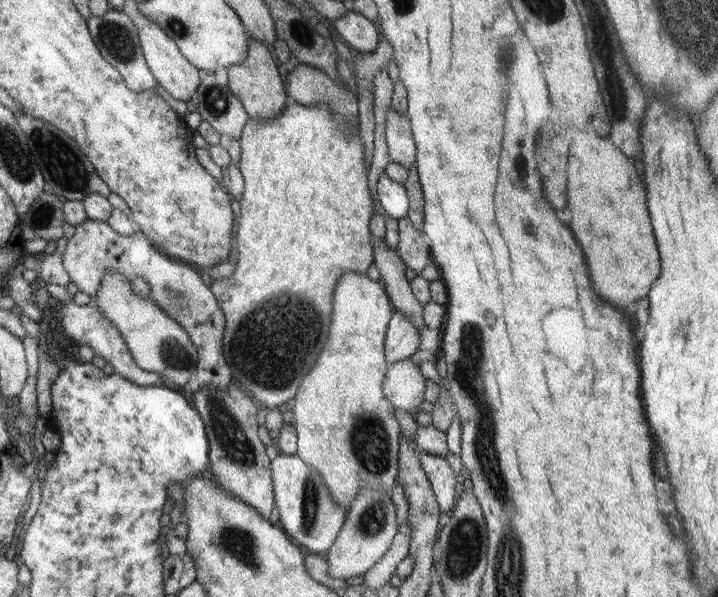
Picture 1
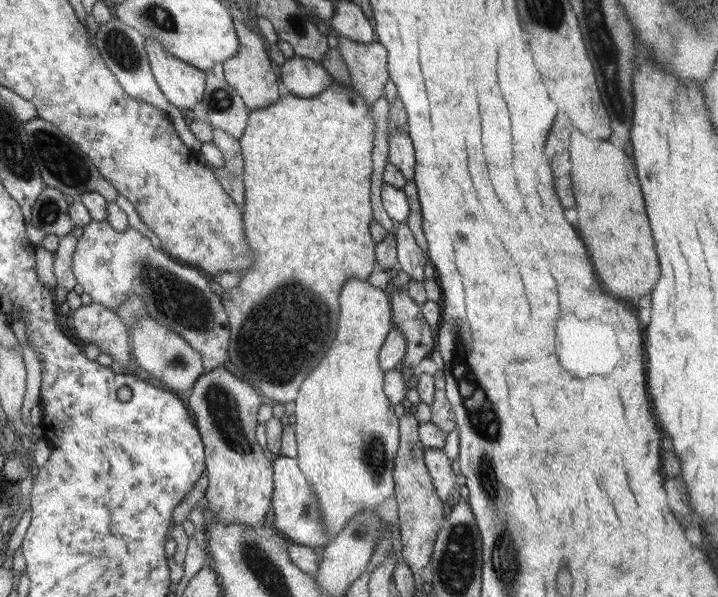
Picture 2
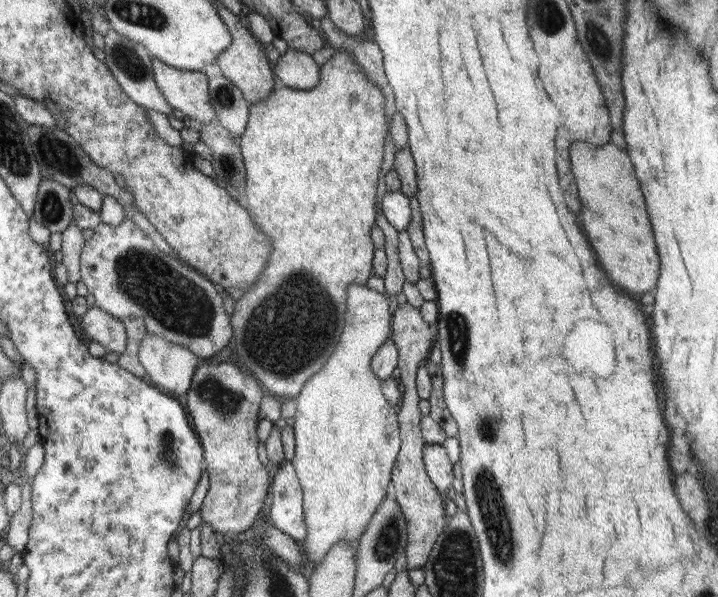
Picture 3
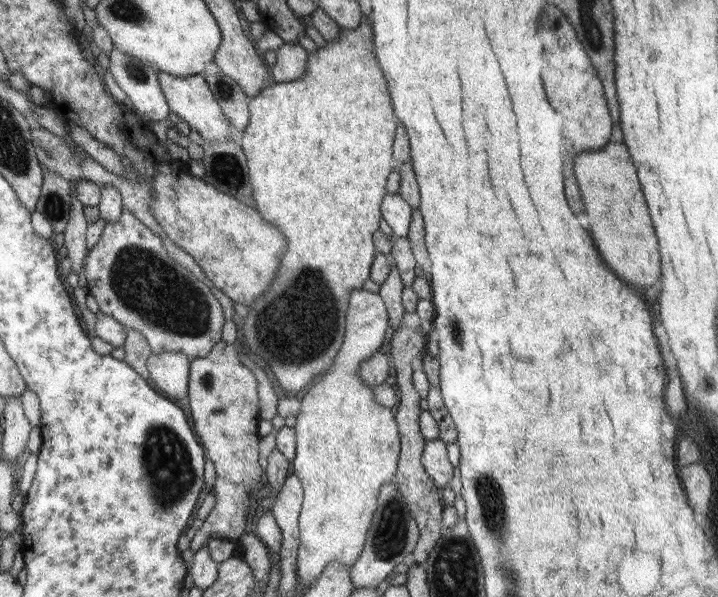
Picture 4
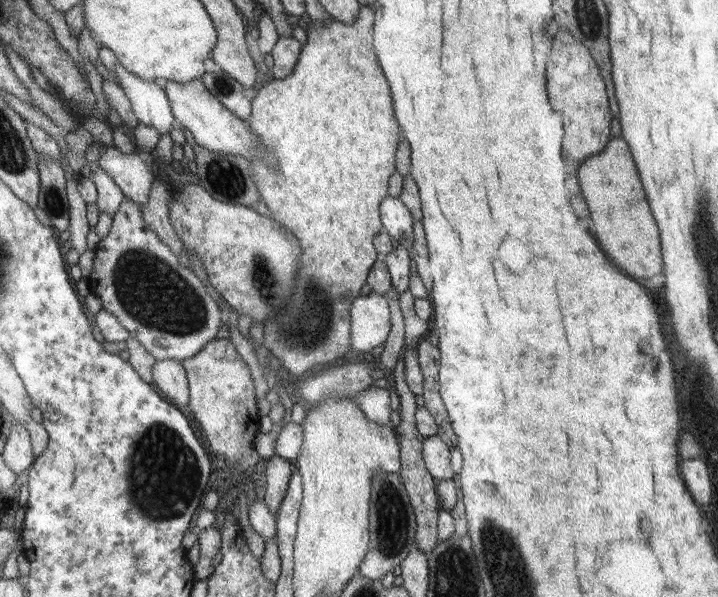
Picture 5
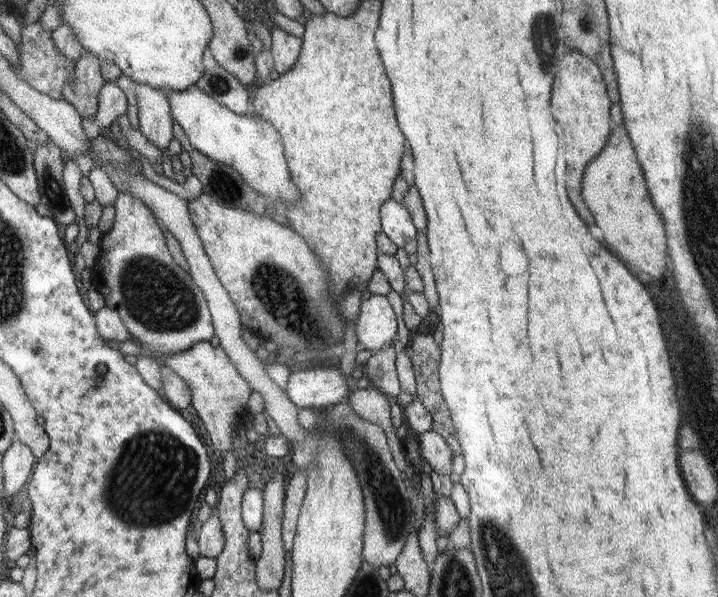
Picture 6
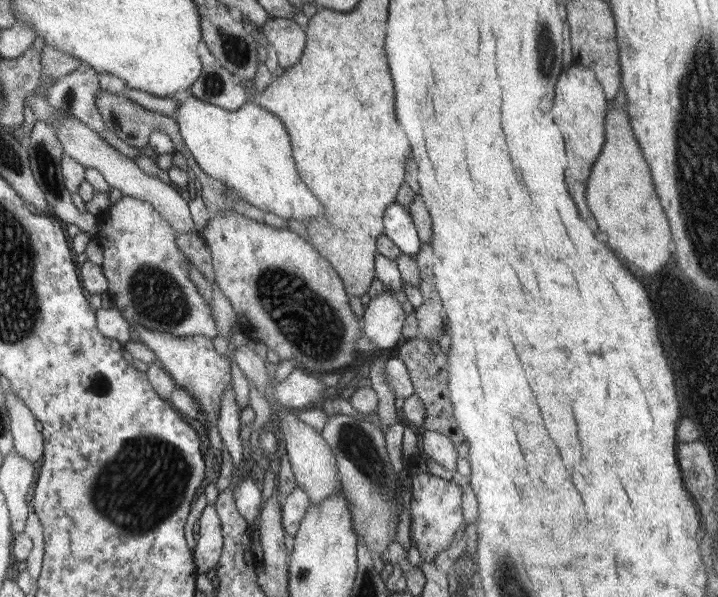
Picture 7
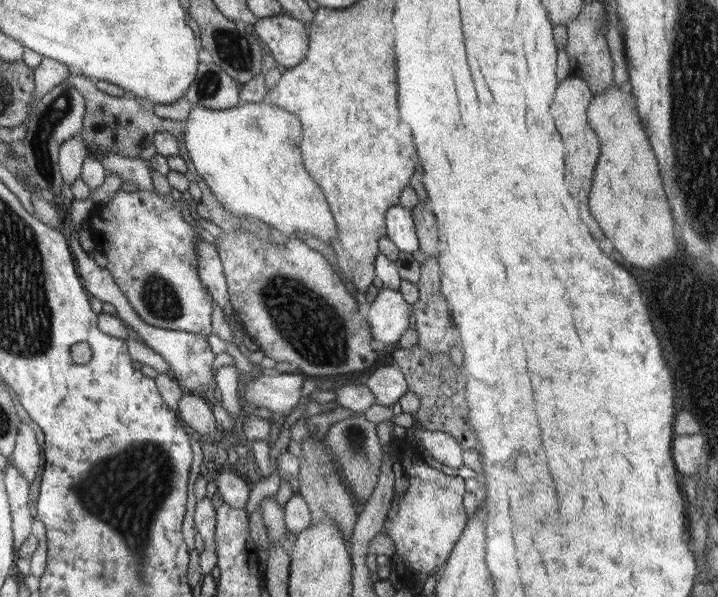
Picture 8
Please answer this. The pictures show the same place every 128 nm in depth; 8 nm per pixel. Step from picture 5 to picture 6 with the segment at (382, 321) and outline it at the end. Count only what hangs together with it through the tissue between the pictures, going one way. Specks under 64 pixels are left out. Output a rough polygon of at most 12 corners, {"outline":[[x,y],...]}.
{"outline":[[385,296],[361,302],[355,331],[374,352],[396,336]]}

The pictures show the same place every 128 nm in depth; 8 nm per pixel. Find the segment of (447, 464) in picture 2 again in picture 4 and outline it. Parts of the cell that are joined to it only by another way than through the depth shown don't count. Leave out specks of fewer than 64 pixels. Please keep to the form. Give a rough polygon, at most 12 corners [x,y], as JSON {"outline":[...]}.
{"outline":[[426,441],[420,457],[438,489],[452,480],[446,444]]}

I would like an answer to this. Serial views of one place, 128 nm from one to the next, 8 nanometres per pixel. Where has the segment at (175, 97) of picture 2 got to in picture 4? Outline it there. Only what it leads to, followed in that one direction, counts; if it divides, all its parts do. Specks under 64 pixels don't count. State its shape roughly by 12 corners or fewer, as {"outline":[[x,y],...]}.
{"outline":[[156,72],[169,110],[205,142],[230,124],[203,75]]}

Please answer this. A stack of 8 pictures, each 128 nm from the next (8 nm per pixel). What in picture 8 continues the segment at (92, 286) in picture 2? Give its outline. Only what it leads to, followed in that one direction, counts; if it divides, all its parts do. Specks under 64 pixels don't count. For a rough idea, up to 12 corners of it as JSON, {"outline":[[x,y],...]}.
{"outline":[[149,191],[87,221],[143,322],[210,334],[199,234]]}

